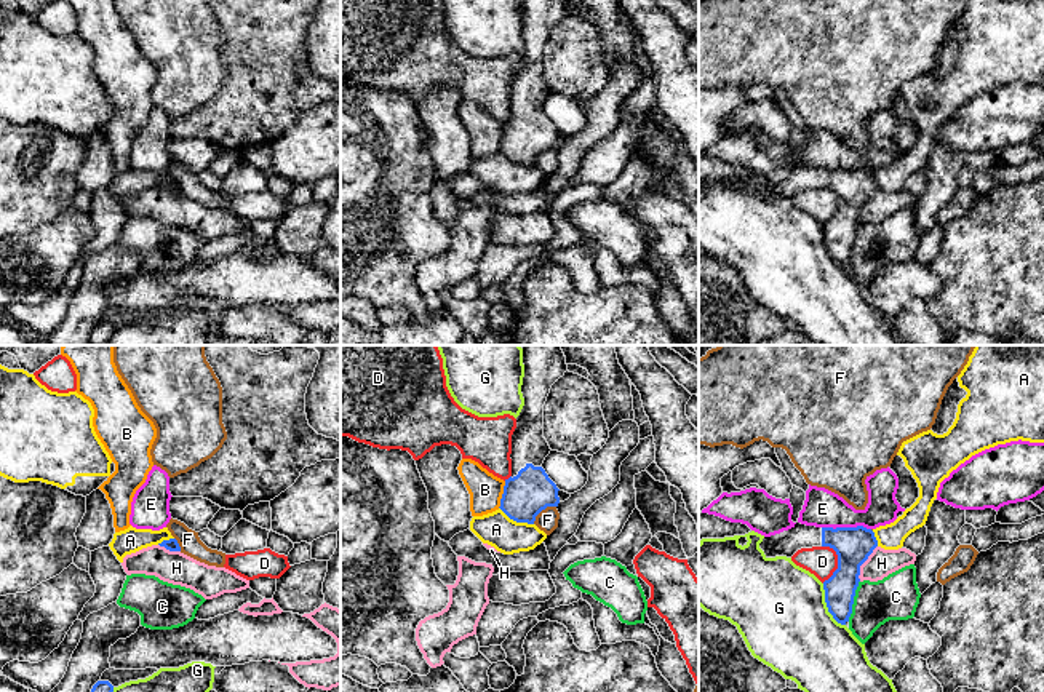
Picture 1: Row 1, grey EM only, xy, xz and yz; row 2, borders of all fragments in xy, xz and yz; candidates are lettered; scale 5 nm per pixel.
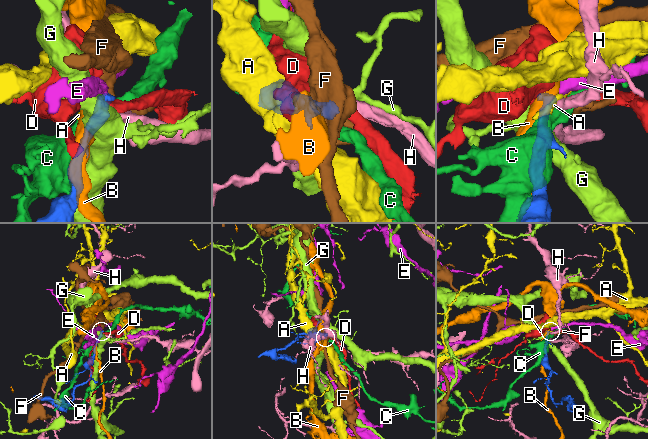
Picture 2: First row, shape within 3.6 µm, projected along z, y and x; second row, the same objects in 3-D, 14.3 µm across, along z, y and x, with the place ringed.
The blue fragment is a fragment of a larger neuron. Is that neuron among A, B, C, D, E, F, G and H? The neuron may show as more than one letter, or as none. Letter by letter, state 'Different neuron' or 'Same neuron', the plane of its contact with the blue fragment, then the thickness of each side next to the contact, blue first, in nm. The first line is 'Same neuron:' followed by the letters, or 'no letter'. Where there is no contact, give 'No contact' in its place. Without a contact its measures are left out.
Same neuron: no letter
A: Different neuron. Touches blue in xz. Thickness 220 nm (blue) against 170 nm
B: Different neuron. Touches blue in xz. Thickness 220 nm (blue) against 170 nm
C: Different neuron. Touches blue in yz. Thickness 160 nm (blue) against 220 nm
D: Different neuron. Touches blue in yz. Thickness 190 nm (blue) against 160 nm
E: Different neuron. Touches blue in yz. Thickness 190 nm (blue) against 190 nm
F: Different neuron. Touches blue in xz. Thickness 220 nm (blue) against 110 nm
G: Different neuron. Touches blue in yz. Thickness 160 nm (blue) against 460 nm
H: Different neuron. Touches blue in yz. Thickness 190 nm (blue) against 140 nm

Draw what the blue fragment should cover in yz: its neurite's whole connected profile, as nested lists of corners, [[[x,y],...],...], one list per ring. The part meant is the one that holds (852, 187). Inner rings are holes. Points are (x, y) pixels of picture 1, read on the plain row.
[[[796,165],[791,171],[764,179],[759,190],[766,200],[791,200],[801,190],[830,189],[838,197],[838,211],[823,224],[825,245],[833,260],[846,267],[852,256],[860,208],[878,189],[871,171],[857,169],[815,169]]]

